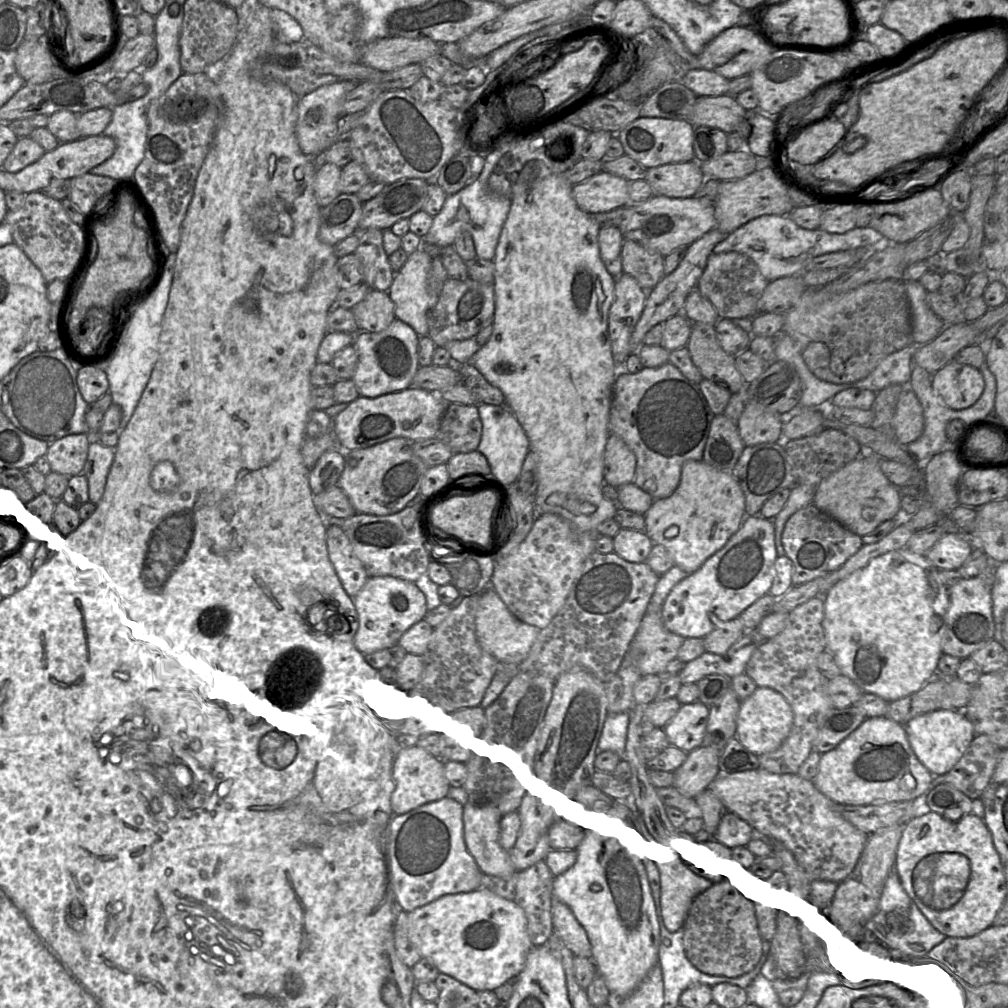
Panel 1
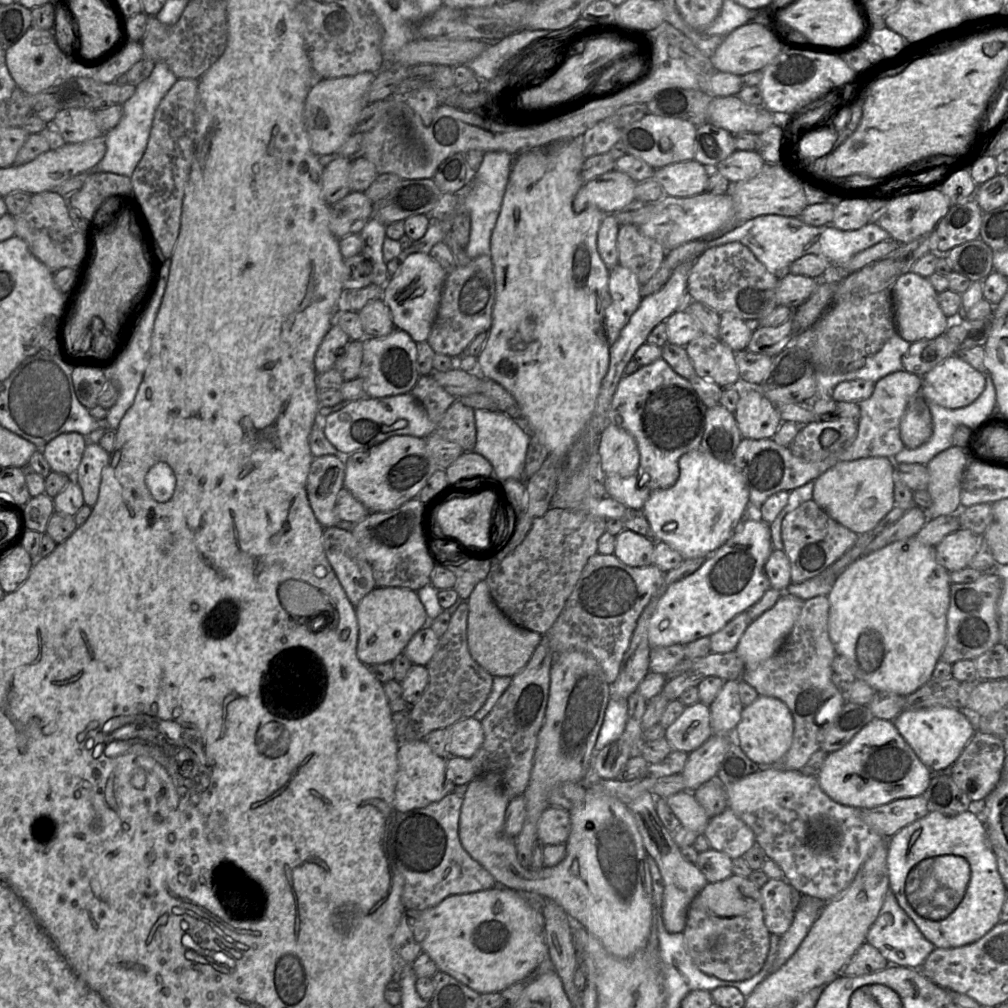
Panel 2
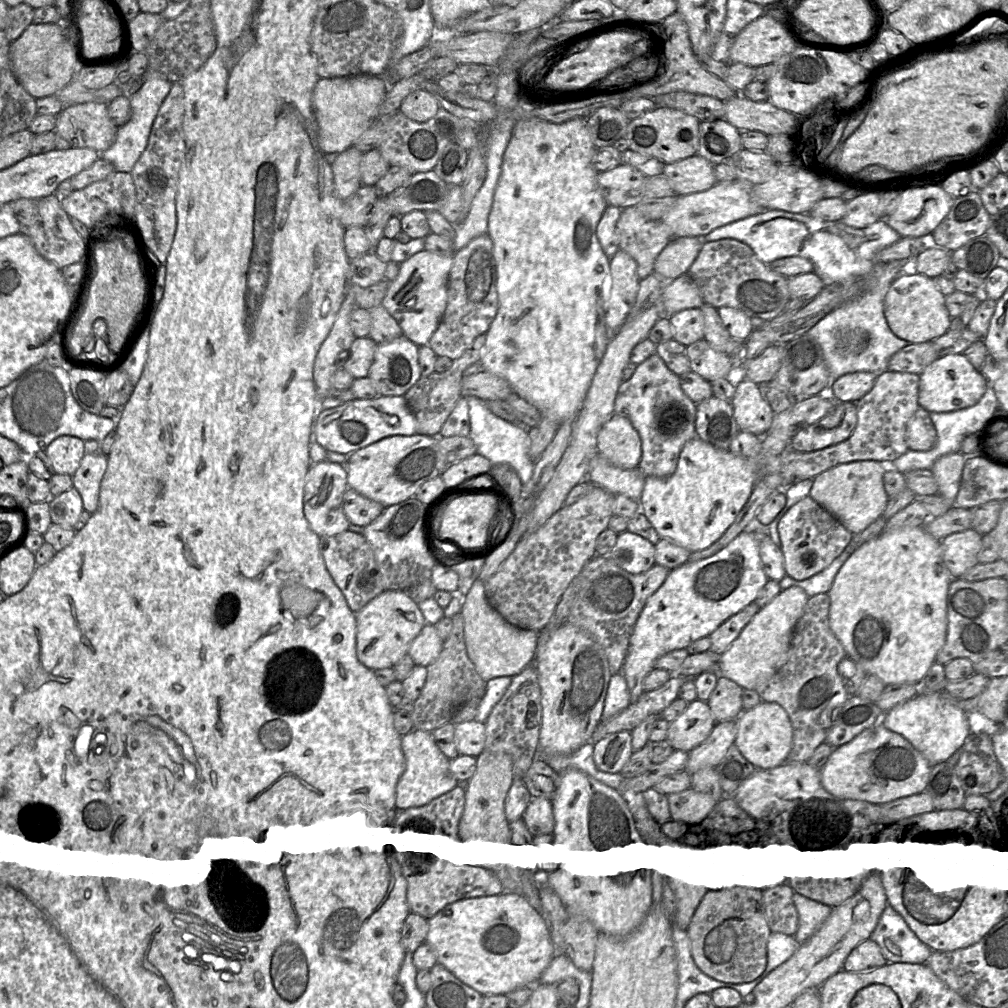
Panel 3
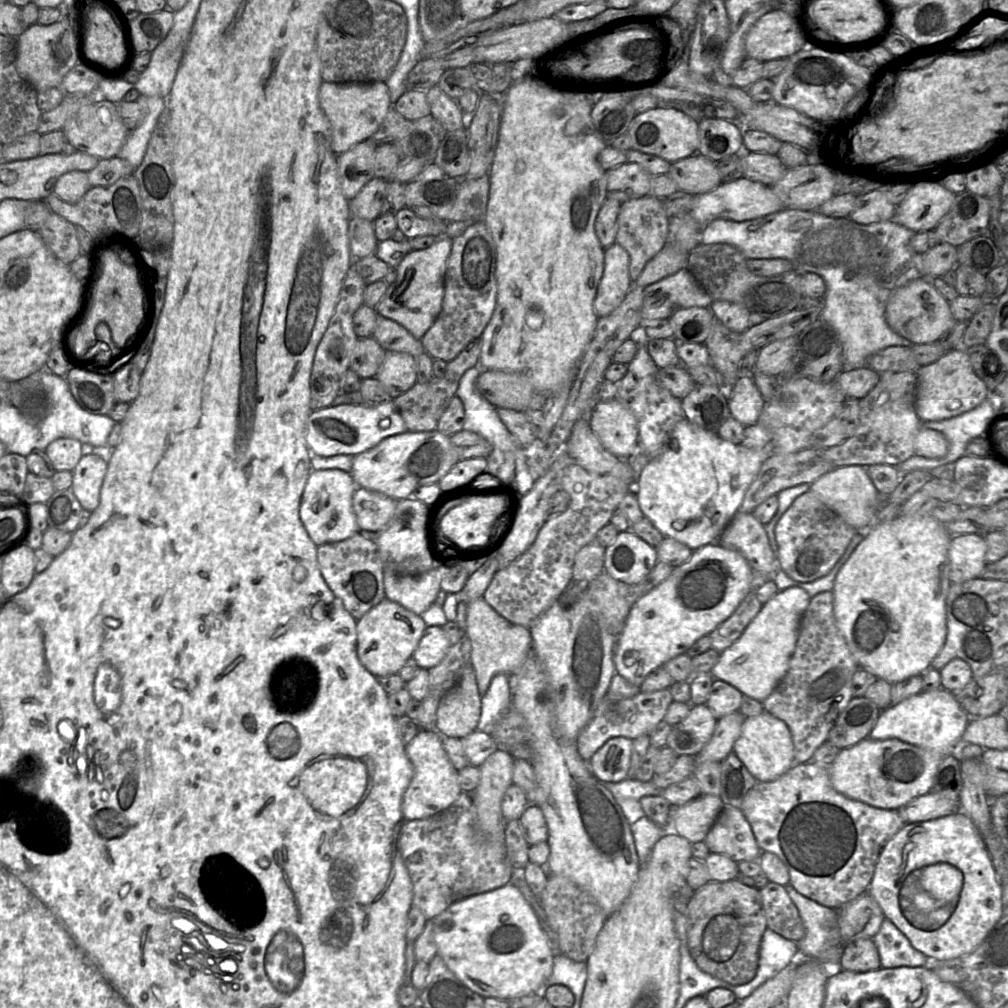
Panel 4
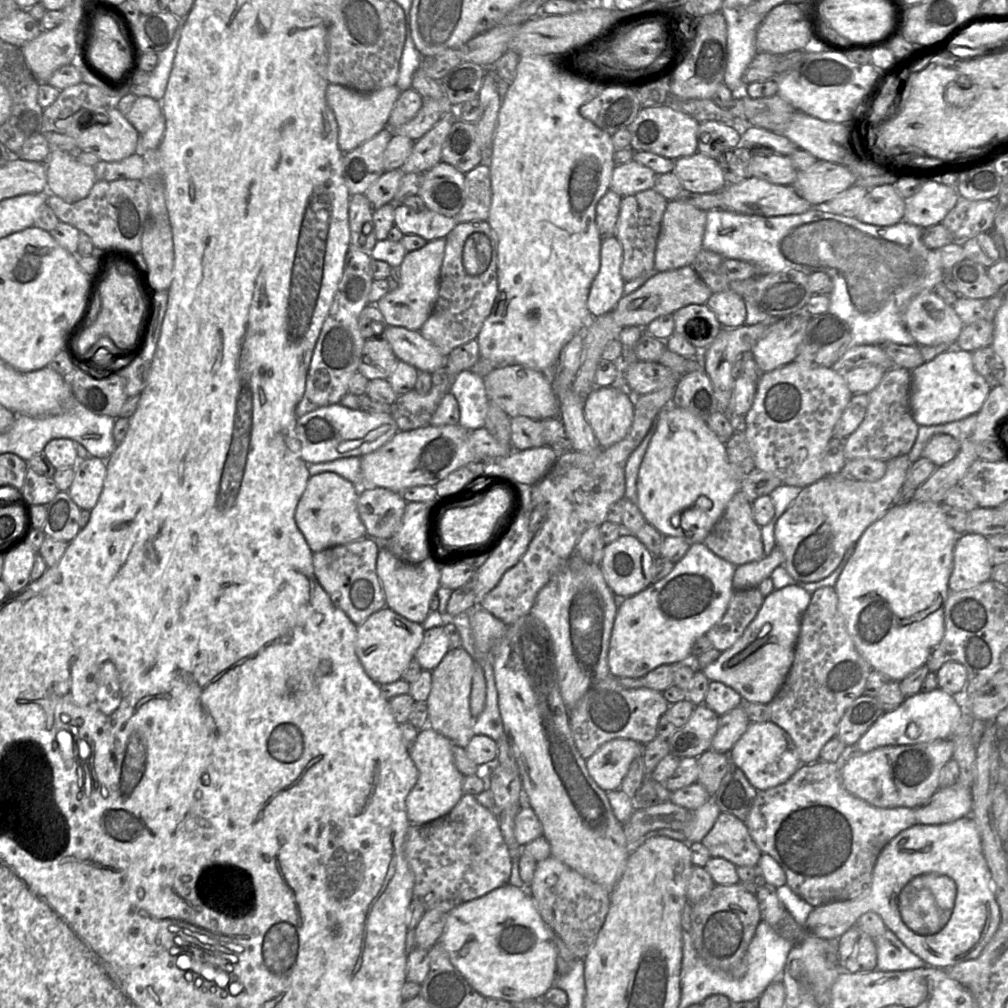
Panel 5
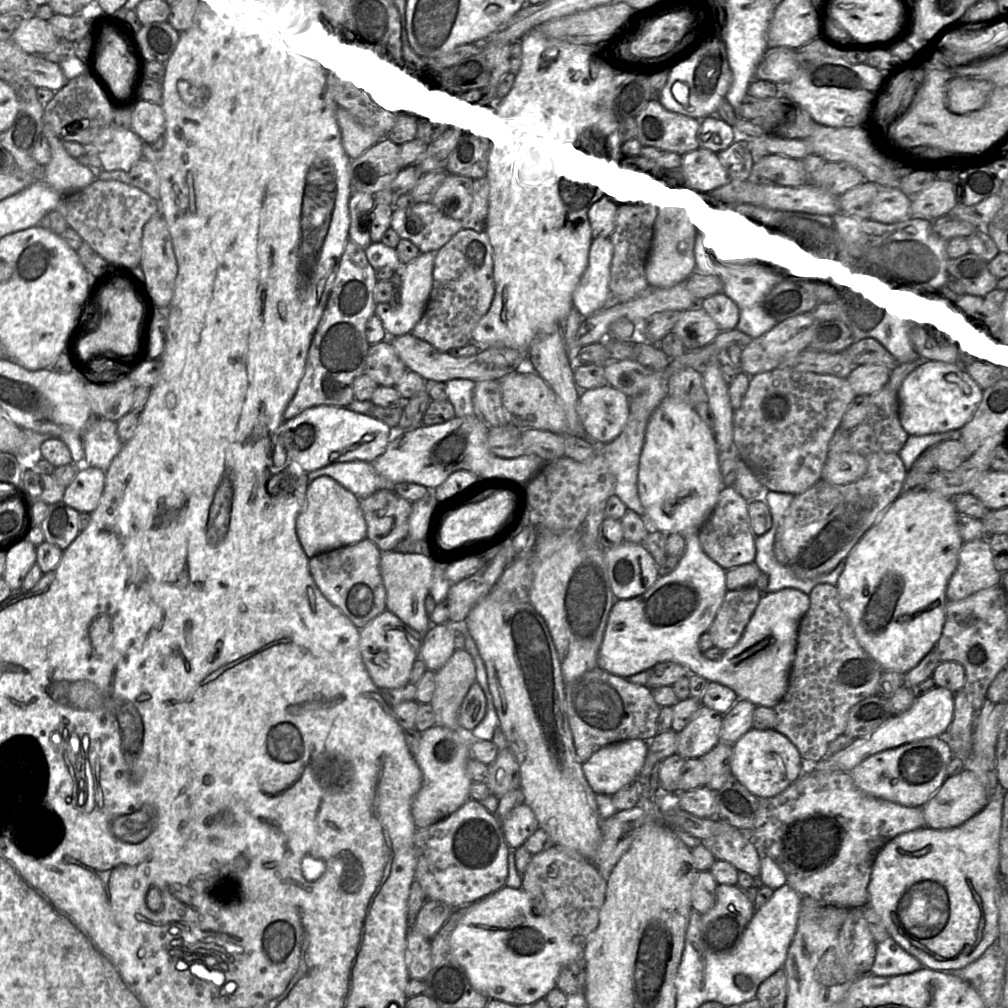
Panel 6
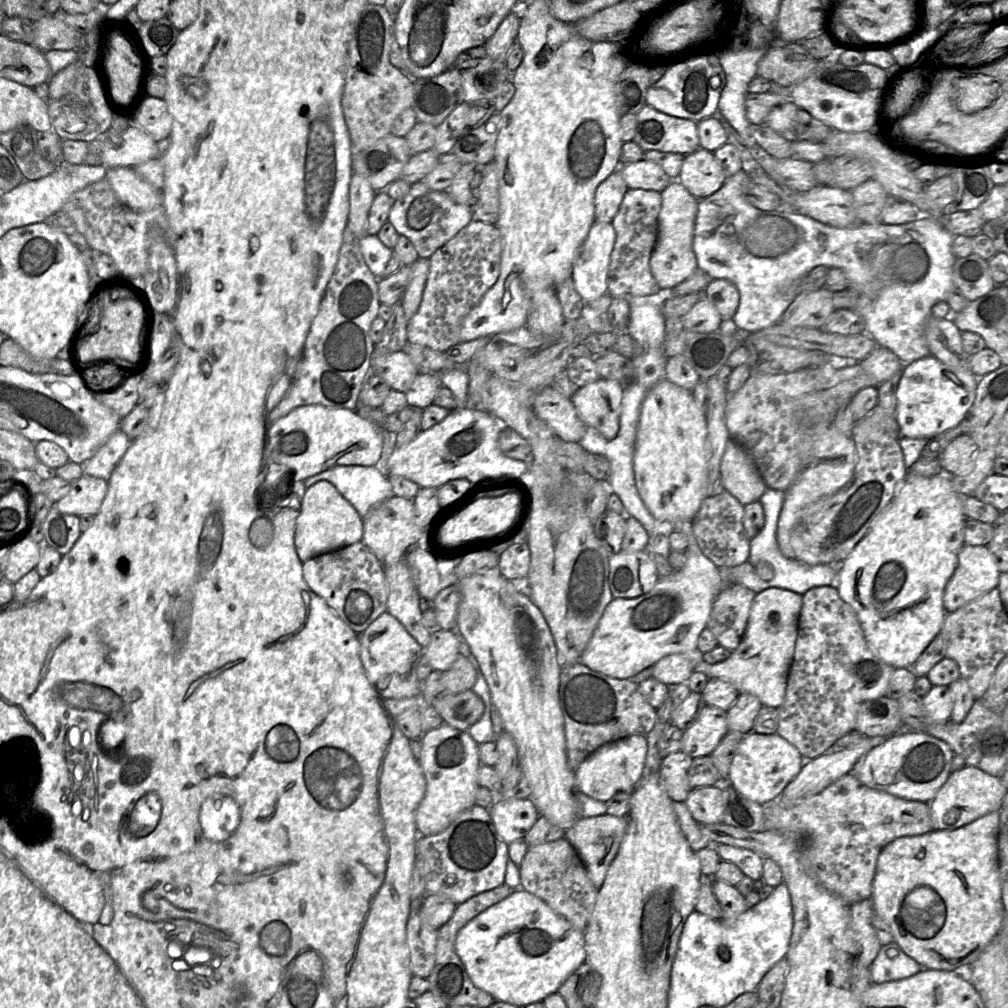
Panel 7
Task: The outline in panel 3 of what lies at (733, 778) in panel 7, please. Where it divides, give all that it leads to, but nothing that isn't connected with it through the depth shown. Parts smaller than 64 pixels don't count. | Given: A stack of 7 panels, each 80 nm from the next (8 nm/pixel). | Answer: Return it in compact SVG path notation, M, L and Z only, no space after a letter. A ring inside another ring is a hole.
M763 702L743 710L737 719L734 744L741 754L758 770L778 767L787 761L792 748L793 729L785 709L775 702Z

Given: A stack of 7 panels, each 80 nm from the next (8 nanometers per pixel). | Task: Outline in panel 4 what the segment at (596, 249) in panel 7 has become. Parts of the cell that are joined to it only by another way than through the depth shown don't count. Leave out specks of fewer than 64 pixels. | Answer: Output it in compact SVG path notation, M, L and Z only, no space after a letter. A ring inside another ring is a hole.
M617 242L604 250L604 272L594 299L598 317L614 311L632 288L629 261L628 252Z

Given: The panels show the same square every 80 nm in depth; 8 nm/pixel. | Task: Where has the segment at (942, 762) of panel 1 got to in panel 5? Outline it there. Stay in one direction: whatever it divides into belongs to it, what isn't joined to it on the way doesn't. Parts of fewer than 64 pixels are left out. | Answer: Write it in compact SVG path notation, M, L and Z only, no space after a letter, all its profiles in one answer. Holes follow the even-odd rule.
M936 688L928 693L916 693L906 697L902 704L892 711L886 711L859 739L853 749L865 753L883 746L910 745L933 742L949 738L962 715L962 704L958 696Z

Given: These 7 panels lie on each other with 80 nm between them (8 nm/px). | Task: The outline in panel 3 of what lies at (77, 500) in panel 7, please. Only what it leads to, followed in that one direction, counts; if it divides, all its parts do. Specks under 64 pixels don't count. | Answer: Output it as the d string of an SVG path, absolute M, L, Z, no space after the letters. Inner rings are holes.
M98 452L85 454L72 476L73 487L79 492L83 509L91 514L99 506L101 480L107 469L107 455Z

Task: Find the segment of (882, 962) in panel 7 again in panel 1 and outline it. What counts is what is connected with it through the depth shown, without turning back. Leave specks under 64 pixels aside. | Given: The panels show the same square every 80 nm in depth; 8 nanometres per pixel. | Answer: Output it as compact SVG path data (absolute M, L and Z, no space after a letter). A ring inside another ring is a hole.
M895 871L891 872L885 881L877 913L864 927L882 944L883 951L890 959L898 958L907 963L919 963L932 948L946 938L908 896Z

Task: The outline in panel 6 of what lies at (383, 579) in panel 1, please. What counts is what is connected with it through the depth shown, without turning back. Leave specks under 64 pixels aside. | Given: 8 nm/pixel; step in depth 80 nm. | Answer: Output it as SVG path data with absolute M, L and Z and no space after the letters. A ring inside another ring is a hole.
M389 610L372 619L359 630L360 652L363 664L379 689L397 689L410 683L410 673L419 658L424 635L405 624Z

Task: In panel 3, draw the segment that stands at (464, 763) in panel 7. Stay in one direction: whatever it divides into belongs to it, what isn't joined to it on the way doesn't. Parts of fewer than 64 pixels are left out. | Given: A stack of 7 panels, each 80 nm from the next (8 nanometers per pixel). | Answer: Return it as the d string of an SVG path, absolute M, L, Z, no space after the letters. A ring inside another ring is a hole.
M413 730L401 737L401 747L405 757L405 769L397 783L396 806L400 812L426 806L457 787L449 767L450 760L435 744L431 732Z

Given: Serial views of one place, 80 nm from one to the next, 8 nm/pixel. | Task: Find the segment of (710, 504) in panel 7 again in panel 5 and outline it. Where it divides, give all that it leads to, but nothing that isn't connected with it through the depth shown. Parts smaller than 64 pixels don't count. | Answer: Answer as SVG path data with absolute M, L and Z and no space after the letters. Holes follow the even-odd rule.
M739 490L727 504L723 514L711 528L702 542L718 557L739 566L759 561L765 556L761 537L761 527L755 522L752 503Z

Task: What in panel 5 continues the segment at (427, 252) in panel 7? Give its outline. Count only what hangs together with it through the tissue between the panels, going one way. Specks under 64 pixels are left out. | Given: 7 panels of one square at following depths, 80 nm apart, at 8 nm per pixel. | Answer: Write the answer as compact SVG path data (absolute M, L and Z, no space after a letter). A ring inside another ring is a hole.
M403 204L394 205L394 226L404 235L418 235L432 241L445 238L456 224L454 216L445 216L427 208L416 211Z

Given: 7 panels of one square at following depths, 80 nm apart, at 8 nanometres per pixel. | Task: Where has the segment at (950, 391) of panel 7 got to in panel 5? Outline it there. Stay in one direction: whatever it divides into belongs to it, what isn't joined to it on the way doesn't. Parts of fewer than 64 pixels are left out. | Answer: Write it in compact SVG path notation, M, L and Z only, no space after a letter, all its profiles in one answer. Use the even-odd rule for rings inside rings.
M952 348L911 371L910 409L919 426L945 424L977 414L991 388L975 370L972 352Z

